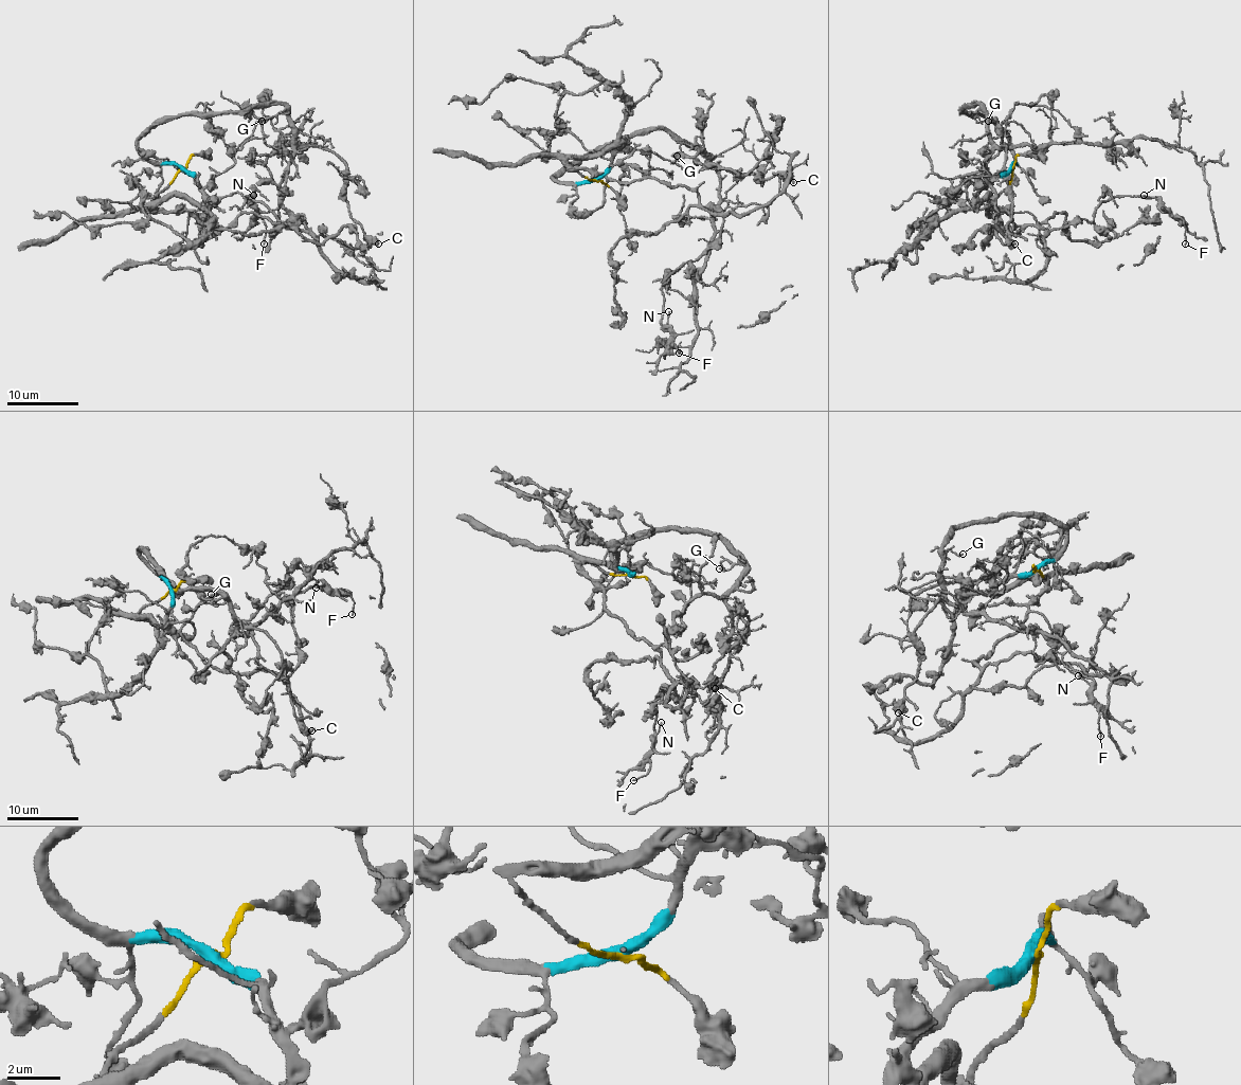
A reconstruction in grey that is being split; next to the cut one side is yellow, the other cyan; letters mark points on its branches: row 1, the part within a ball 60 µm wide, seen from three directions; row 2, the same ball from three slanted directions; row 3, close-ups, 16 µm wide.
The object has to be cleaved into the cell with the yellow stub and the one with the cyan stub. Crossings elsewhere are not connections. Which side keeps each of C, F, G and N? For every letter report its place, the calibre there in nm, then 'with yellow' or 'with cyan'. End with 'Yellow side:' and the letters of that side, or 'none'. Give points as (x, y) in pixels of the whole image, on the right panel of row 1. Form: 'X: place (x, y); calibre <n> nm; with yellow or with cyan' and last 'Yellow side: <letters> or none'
C: place (1014, 243); calibre 360 nm; with cyan
F: place (1185, 243); calibre 140 nm; with yellow
G: place (988, 121); calibre 170 nm; with cyan
N: place (1144, 195); calibre 110 nm; with yellow
Yellow side: F, N

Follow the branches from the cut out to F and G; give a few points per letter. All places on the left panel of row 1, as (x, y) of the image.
F: (180, 167), (153, 205), (187, 211), (232, 232), (307, 229), (281, 221), (247, 196), (265, 223), (263, 245)
G: (180, 167), (154, 164), (138, 141), (154, 125), (177, 115), (250, 110), (268, 104), (284, 107), (261, 122)

